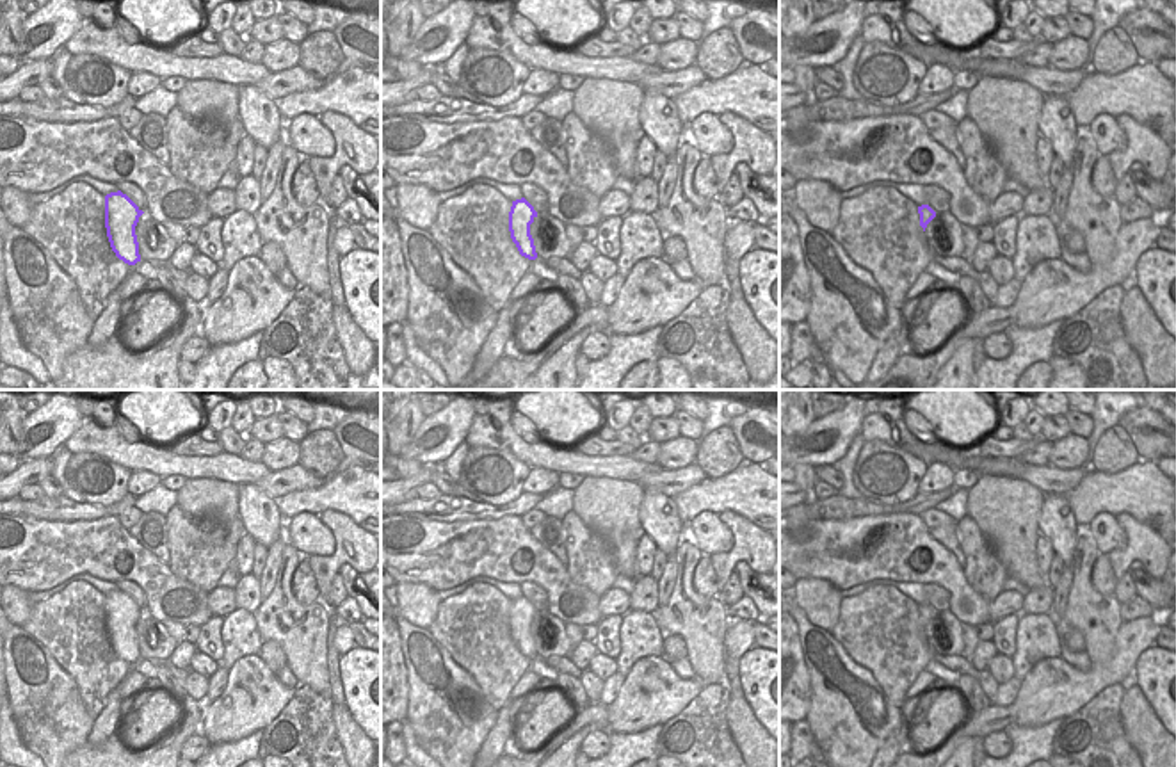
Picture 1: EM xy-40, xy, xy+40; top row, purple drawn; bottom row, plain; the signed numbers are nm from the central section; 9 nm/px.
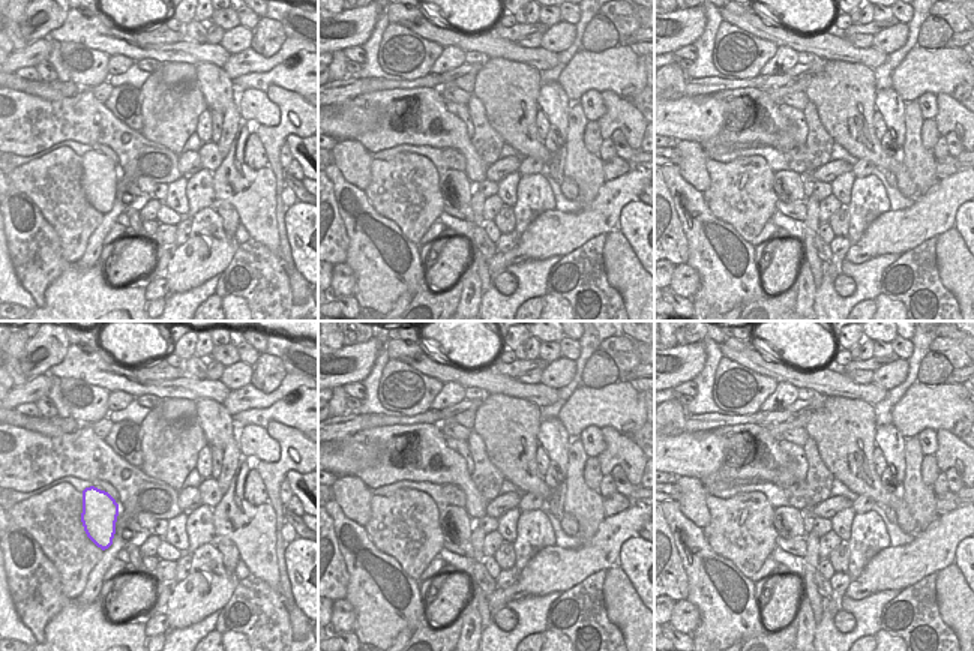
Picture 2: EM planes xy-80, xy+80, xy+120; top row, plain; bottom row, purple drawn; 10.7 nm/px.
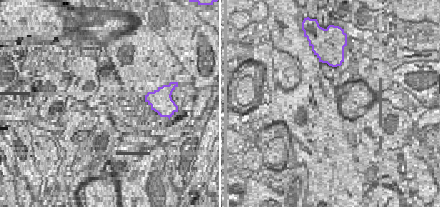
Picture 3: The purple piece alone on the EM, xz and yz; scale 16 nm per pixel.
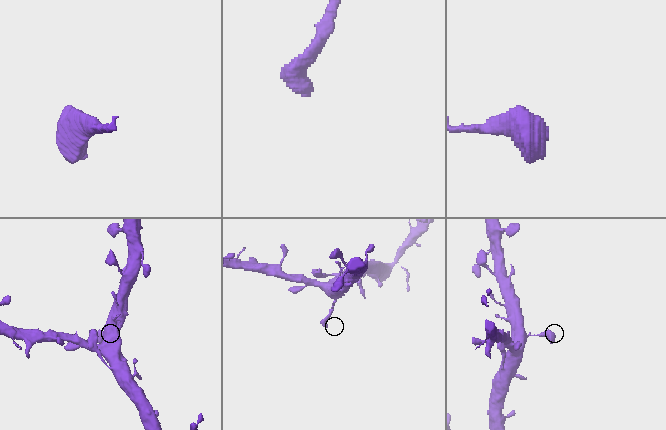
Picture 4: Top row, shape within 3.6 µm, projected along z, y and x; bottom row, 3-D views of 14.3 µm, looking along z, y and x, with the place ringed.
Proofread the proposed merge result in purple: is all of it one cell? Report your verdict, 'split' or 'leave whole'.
split

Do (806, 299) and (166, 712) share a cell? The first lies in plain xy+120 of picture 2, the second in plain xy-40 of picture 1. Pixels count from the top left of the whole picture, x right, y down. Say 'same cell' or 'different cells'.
different cells

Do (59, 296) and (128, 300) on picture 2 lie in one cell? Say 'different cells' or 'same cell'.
same cell

